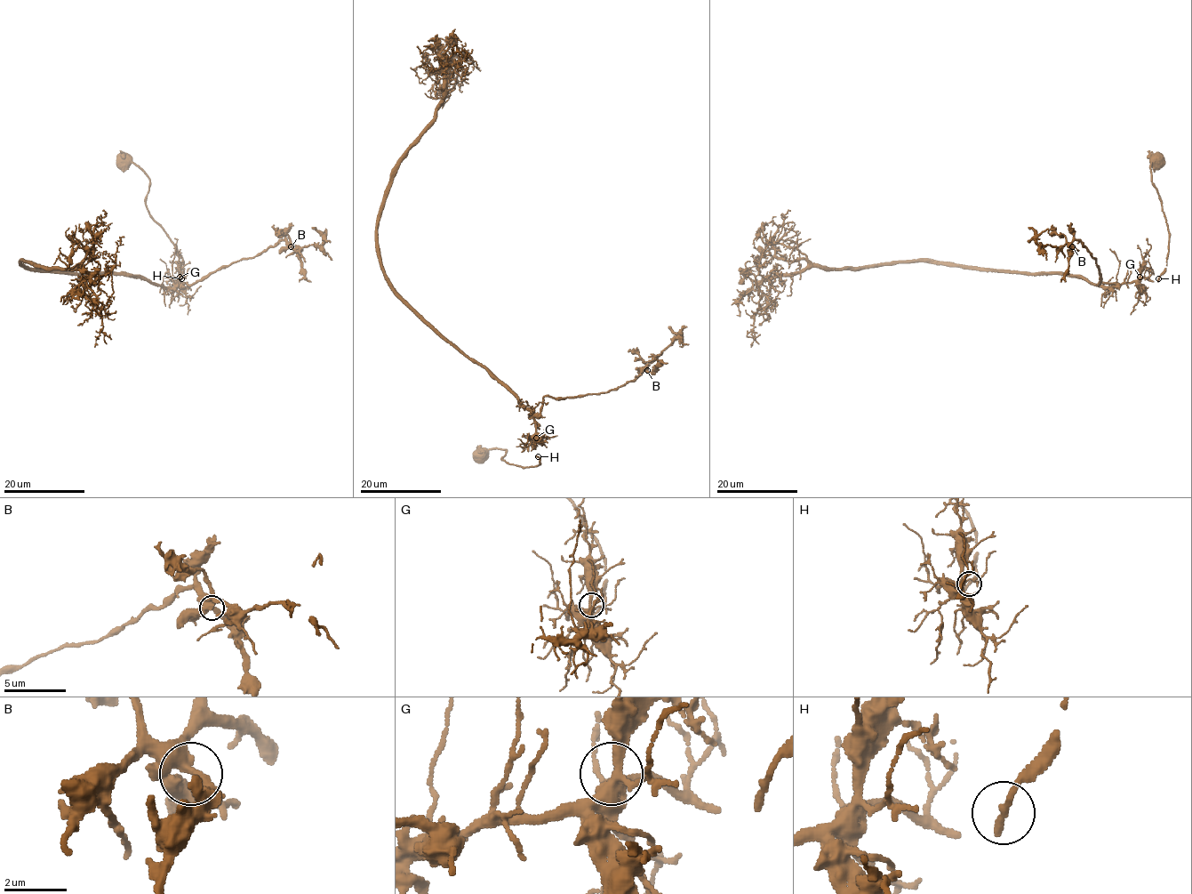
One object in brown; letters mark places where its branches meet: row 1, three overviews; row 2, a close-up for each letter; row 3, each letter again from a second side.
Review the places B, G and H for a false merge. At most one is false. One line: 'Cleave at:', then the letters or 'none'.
Cleave at: none

